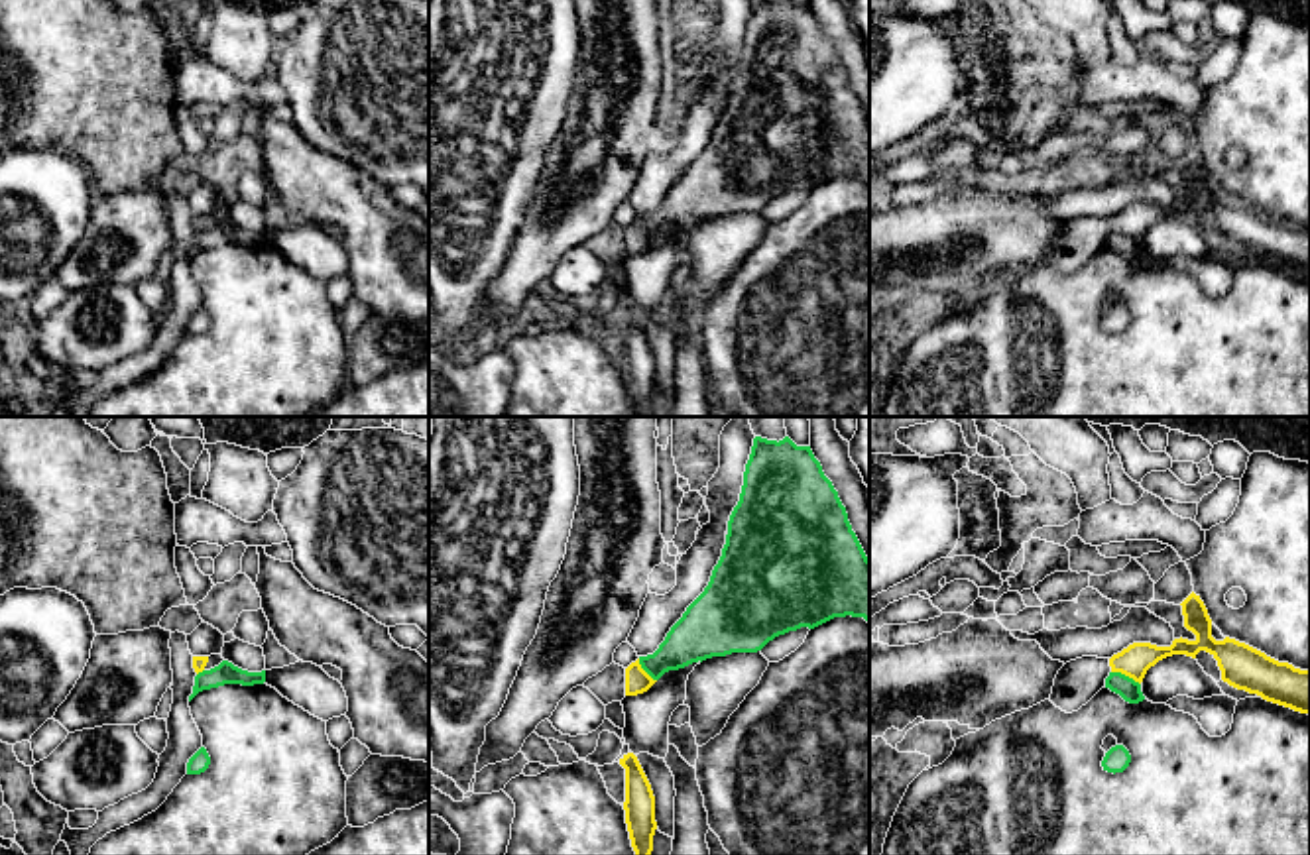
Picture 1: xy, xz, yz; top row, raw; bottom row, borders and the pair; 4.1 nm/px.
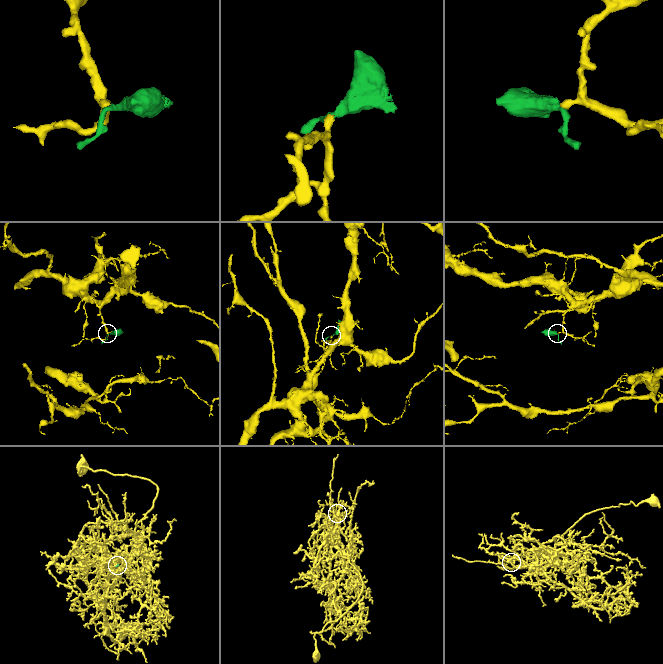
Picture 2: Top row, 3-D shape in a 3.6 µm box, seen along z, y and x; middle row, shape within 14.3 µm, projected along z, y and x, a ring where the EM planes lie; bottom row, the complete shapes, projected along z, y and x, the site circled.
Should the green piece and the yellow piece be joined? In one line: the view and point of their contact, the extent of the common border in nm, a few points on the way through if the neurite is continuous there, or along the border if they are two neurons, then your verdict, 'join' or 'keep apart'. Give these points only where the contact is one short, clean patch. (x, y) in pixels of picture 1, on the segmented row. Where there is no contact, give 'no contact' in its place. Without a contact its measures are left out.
yz (1124, 675) | 130 nm | along yz (1112, 671), (1120, 671), (1139, 684) | keep apart

